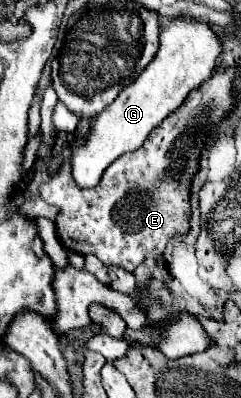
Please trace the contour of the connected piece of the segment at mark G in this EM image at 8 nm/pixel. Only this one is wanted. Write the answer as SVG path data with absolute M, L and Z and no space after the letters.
M173 19L169 27L161 31L159 51L147 69L127 85L117 99L107 105L93 121L89 135L81 145L71 151L71 173L75 183L81 189L95 187L101 181L103 171L117 161L125 153L137 151L147 135L163 121L169 113L173 113L185 97L197 89L203 81L213 75L215 61L221 53L221 43L215 33L207 27L207 23L195 19Z

